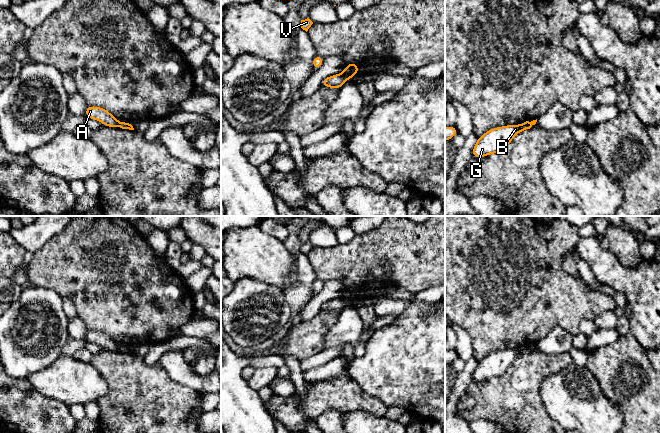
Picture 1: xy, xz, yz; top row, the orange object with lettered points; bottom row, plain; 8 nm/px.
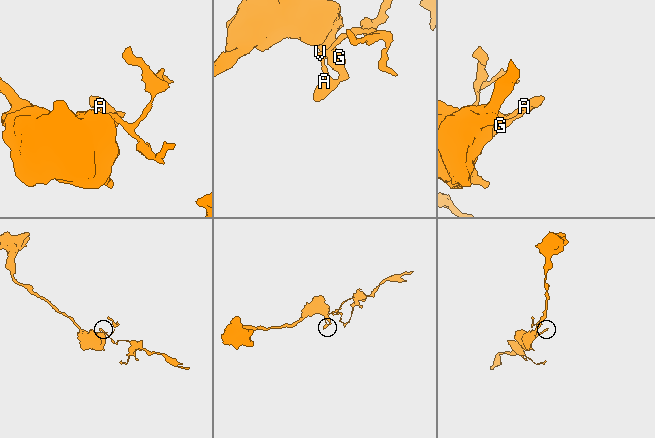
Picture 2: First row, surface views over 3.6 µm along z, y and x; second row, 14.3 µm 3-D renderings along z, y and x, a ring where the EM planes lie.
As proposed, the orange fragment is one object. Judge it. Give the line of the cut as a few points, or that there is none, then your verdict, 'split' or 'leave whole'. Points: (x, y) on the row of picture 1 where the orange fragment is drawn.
cut in xz along (340, 74), (346, 80); split

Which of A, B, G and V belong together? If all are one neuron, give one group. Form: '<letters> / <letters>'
A V / B G

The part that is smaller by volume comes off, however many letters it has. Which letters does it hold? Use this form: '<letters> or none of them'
A, V

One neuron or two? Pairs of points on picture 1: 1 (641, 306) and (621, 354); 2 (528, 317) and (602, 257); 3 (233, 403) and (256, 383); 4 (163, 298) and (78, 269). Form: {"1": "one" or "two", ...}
{"1": "two", "2": "two", "3": "two", "4": "one"}

